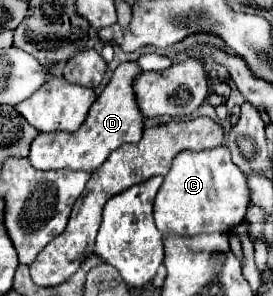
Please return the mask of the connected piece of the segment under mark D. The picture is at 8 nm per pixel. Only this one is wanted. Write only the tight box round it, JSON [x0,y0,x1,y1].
[28,62,144,172]

